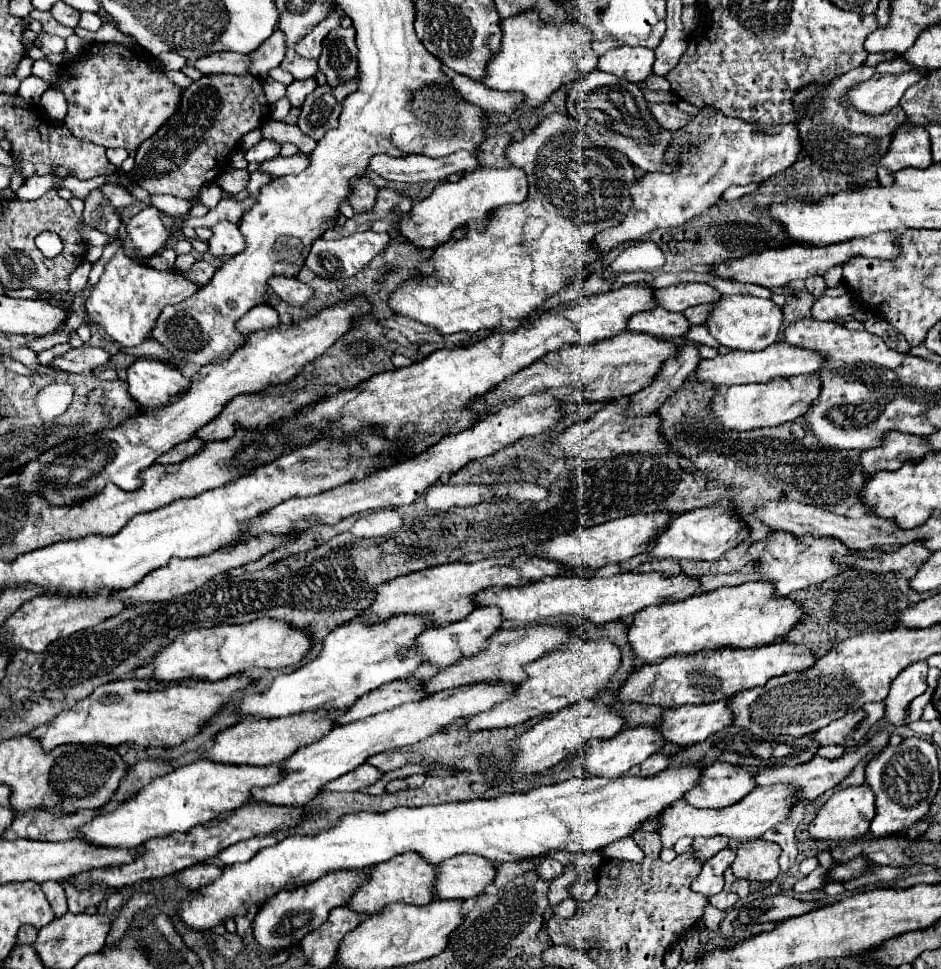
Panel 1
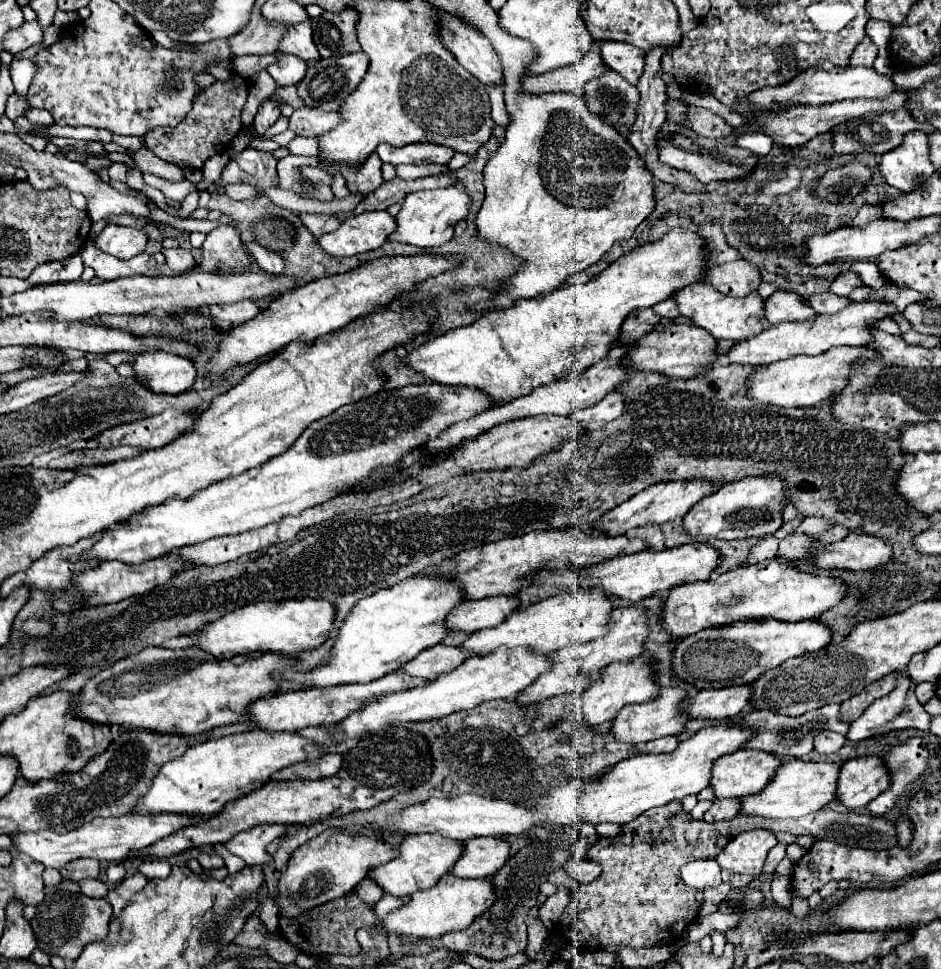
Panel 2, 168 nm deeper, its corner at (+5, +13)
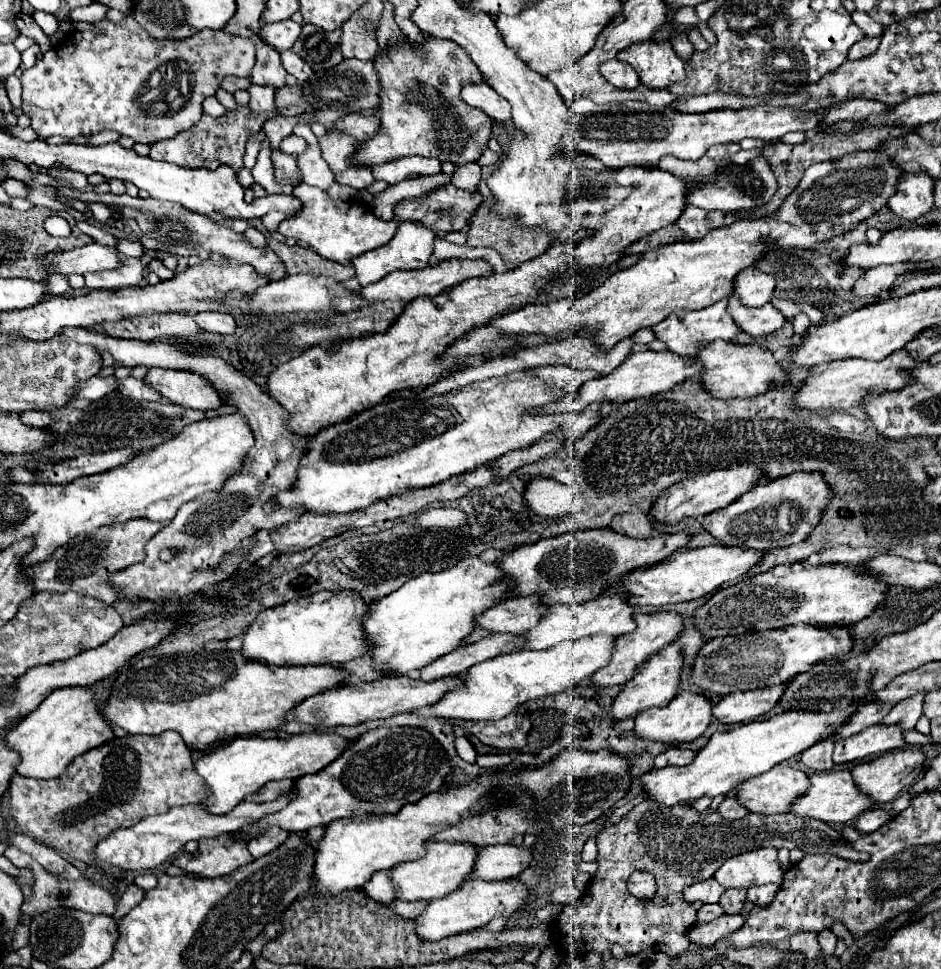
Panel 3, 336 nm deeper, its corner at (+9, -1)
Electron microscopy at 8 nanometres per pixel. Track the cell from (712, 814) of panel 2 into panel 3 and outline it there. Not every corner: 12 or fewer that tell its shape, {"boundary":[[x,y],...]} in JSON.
{"boundary":[[727,796],[719,804],[725,820],[743,818],[747,808],[735,804],[735,798]]}

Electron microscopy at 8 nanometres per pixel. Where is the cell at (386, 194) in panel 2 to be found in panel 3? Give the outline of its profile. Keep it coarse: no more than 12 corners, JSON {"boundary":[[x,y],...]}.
{"boundary":[[453,184],[397,202],[395,218],[465,230],[479,192]]}

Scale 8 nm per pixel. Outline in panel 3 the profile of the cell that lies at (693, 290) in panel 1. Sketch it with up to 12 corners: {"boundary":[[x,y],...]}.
{"boundary":[[753,266],[733,282],[733,296],[749,308],[767,304],[775,278]]}

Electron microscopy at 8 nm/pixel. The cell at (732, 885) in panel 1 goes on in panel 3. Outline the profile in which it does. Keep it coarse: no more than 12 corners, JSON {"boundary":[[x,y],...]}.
{"boundary":[[725,890],[719,904],[727,914],[737,914],[747,890]]}

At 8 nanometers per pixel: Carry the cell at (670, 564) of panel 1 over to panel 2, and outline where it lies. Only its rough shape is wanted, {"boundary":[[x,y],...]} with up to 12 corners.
{"boundary":[[657,524],[627,532],[641,538],[651,550],[663,550],[663,532]]}

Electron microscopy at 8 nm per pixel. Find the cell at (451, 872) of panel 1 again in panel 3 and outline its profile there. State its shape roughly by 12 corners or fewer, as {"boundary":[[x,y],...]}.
{"boundary":[[513,844],[485,846],[471,878],[515,878],[531,850]]}

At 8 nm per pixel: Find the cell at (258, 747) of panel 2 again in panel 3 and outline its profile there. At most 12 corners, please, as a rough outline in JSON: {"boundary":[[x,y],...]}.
{"boundary":[[333,734],[237,738],[201,756],[199,806],[227,814],[271,780],[317,774]]}

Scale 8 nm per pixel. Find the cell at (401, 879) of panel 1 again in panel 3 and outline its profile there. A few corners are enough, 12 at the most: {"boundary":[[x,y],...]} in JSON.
{"boundary":[[427,842],[397,864],[399,900],[443,898],[473,870],[471,844]]}

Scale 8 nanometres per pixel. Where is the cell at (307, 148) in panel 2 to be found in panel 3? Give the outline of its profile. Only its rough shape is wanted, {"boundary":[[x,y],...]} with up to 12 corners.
{"boundary":[[297,124],[293,134],[307,138],[307,150],[297,156],[301,178],[327,190],[333,172],[321,158],[319,140],[309,124]]}

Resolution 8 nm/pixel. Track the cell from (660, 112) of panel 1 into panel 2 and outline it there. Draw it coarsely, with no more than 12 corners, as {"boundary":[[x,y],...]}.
{"boundary":[[705,108],[687,116],[687,126],[707,138],[729,138],[733,128]]}

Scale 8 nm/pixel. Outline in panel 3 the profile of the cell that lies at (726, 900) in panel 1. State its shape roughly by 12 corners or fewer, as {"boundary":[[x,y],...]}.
{"boundary":[[703,904],[697,910],[697,924],[705,924],[723,914],[719,904]]}

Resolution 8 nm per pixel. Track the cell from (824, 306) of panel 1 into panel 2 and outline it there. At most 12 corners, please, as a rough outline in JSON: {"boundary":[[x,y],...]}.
{"boundary":[[847,270],[829,286],[833,294],[847,296],[863,286],[861,276]]}

